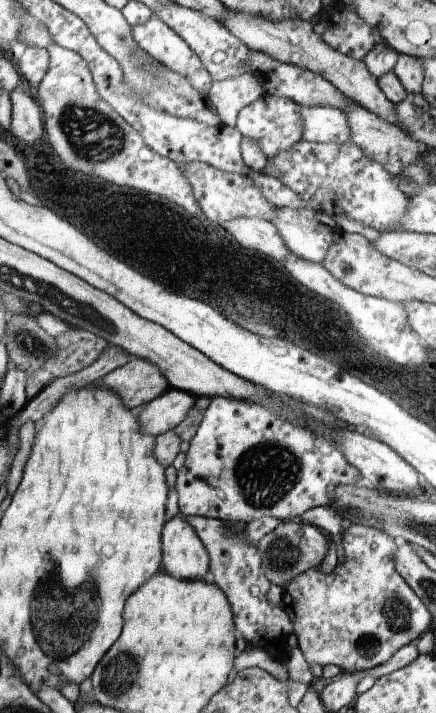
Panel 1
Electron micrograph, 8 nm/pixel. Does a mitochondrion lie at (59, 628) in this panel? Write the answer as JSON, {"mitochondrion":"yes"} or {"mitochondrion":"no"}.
{"mitochondrion":"yes"}

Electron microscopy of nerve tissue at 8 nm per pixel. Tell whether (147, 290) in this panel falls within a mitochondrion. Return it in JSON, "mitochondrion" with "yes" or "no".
{"mitochondrion":"no"}

